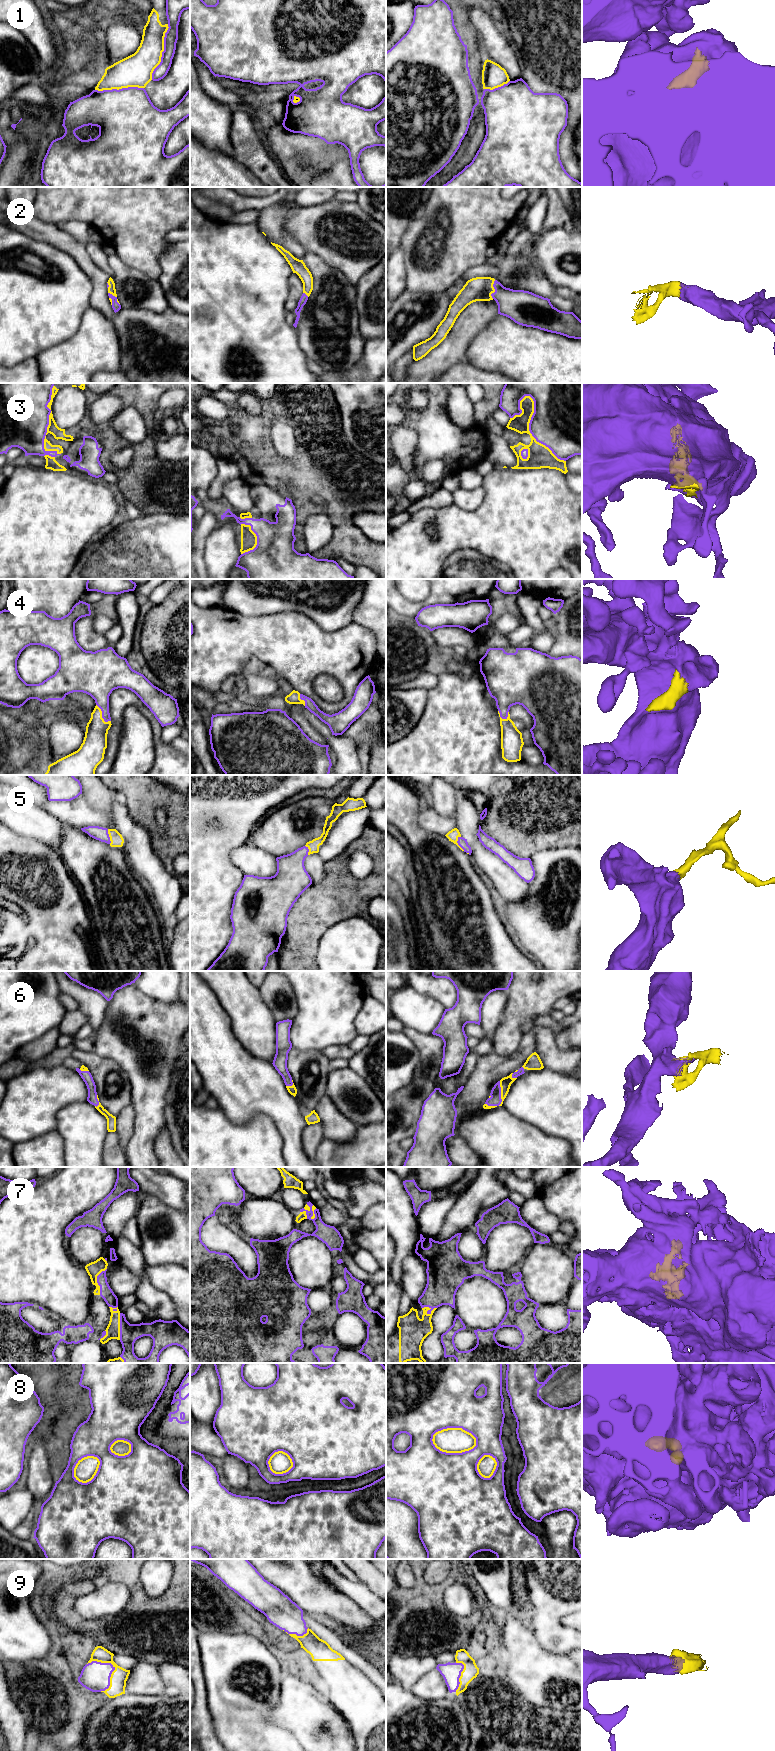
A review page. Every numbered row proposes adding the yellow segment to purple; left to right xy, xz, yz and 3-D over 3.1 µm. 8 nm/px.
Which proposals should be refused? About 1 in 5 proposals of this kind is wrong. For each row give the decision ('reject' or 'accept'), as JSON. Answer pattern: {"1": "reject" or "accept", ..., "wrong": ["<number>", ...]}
{"1": "accept", "2": "accept", "3": "reject", "4": "reject", "5": "accept", "6": "accept", "7": "accept", "8": "accept", "9": "accept", "wrong": ["3", "4"]}

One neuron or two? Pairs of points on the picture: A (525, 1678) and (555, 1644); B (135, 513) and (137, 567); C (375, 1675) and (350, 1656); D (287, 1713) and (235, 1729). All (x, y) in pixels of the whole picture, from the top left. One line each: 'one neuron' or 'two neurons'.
A: two neurons
B: two neurons
C: one neuron
D: two neurons

